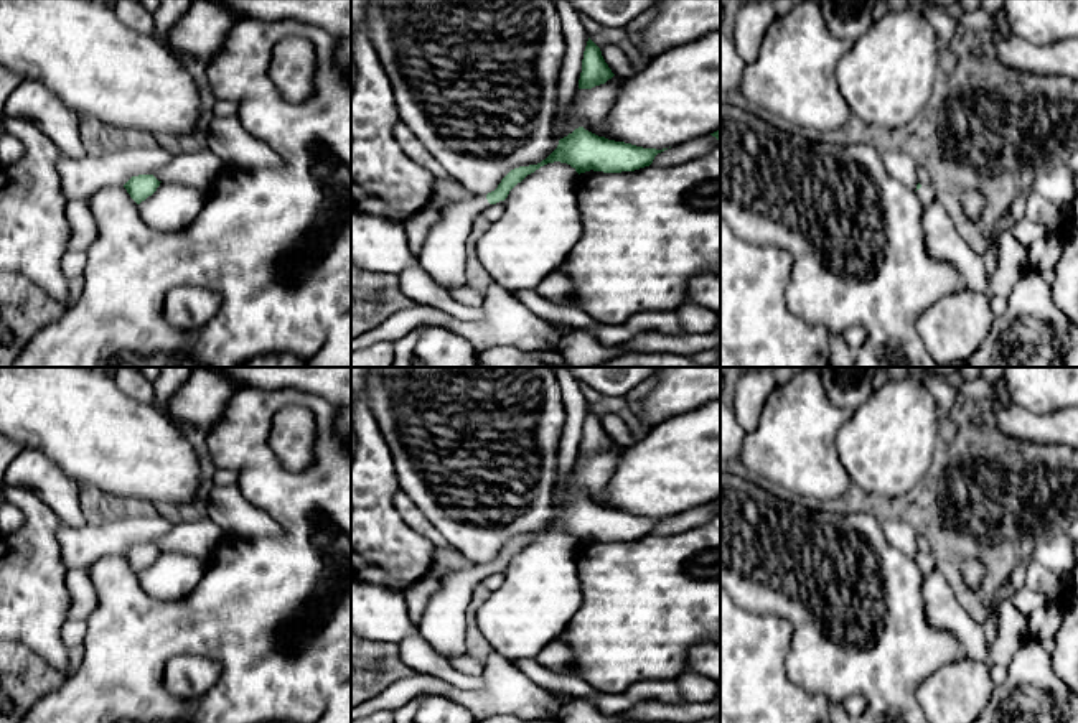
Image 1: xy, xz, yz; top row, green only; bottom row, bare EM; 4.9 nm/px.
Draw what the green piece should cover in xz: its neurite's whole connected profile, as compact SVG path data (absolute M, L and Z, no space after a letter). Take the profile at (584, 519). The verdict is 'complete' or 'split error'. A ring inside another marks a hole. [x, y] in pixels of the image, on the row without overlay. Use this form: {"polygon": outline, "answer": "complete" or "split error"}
{"polygon": "M584 496L559 509L557 517L541 532L511 539L486 565L470 565L450 573L429 599L417 631L430 647L447 660L465 655L463 618L473 591L490 573L504 570L509 560L527 543L554 530L570 534L579 543L585 540L621 542L649 535L663 519L643 517L598 506Z", "answer": "split error"}

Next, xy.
{"polygon": "M138 543L132 545L124 557L130 563L130 567L140 573L148 565L152 565L162 550L158 550L153 543Z", "answer": "complete"}

